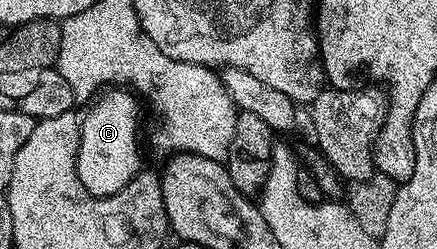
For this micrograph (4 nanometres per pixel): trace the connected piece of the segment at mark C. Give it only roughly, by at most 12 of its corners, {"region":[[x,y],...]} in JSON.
{"region":[[104,93],[81,121],[76,171],[99,198],[142,168],[137,95]]}

